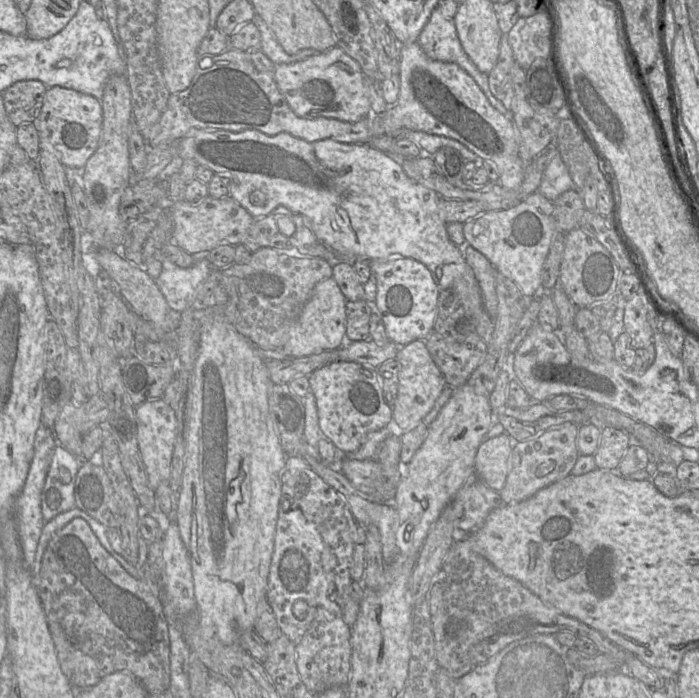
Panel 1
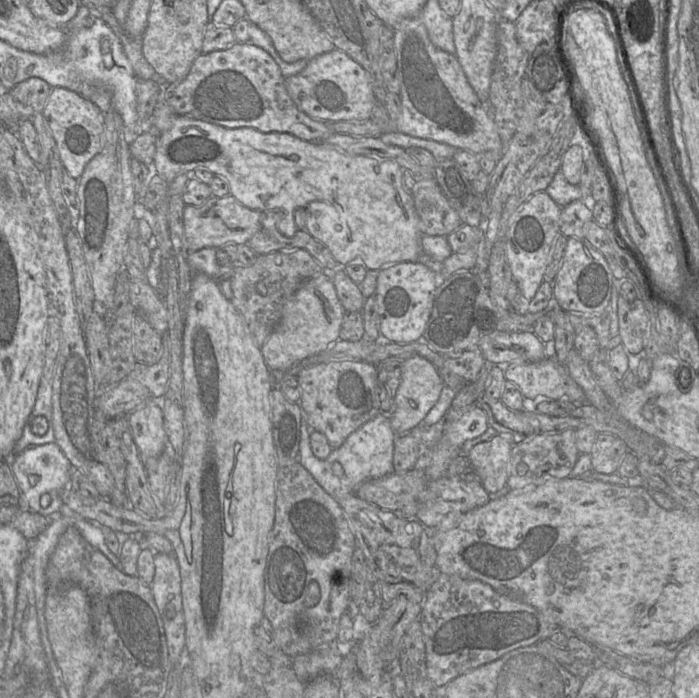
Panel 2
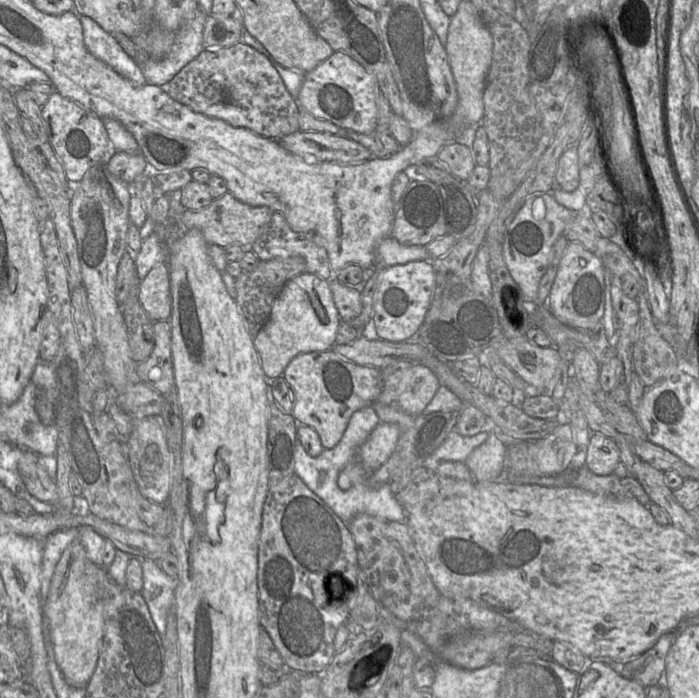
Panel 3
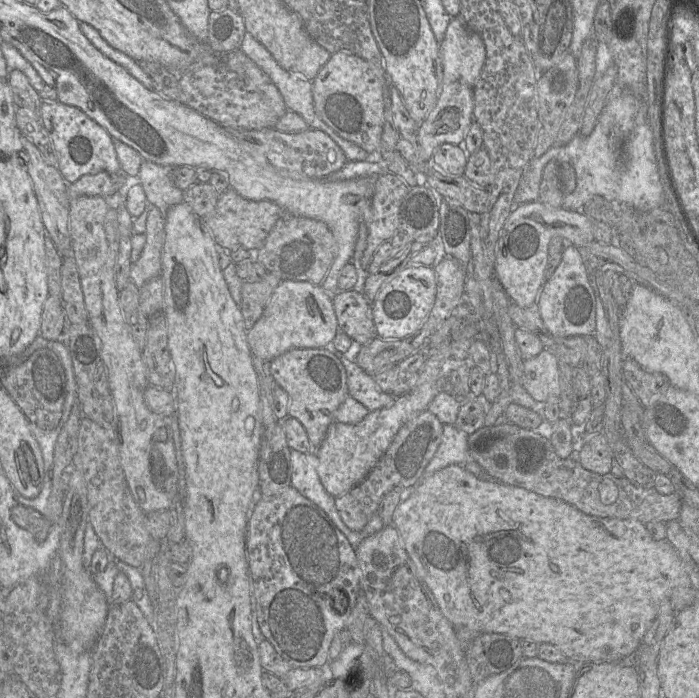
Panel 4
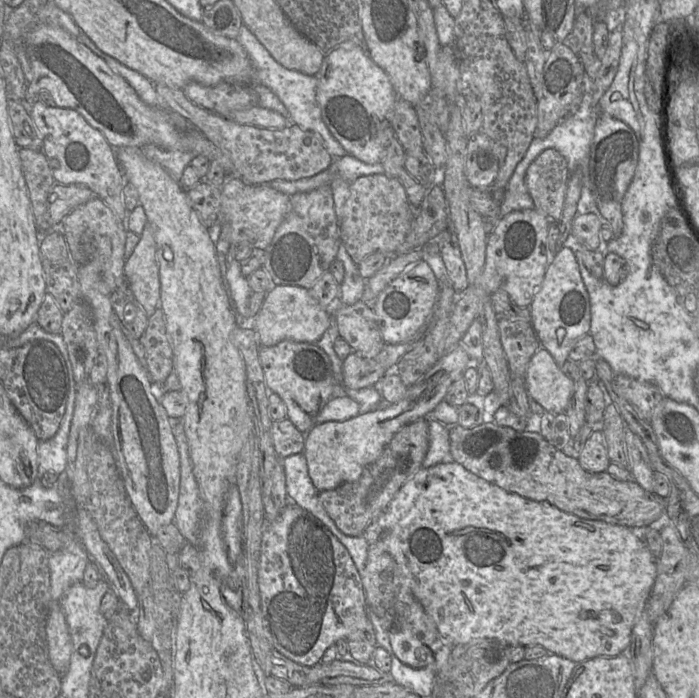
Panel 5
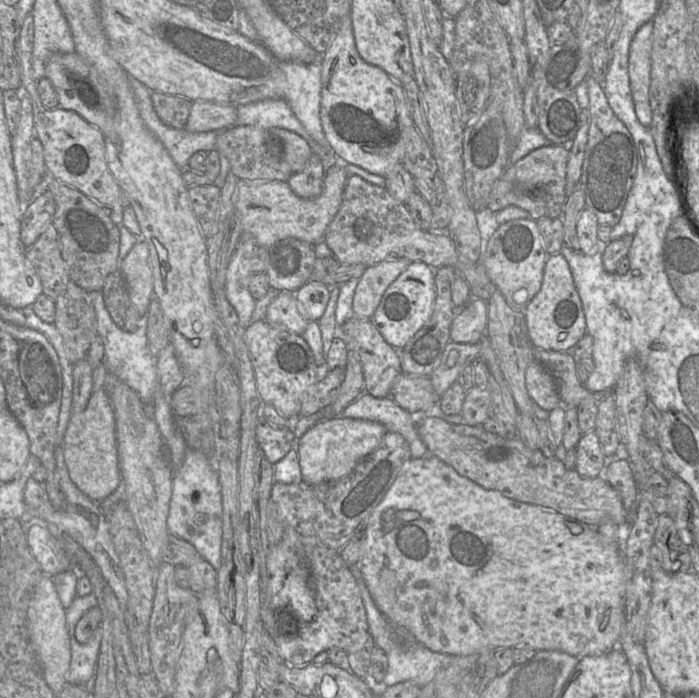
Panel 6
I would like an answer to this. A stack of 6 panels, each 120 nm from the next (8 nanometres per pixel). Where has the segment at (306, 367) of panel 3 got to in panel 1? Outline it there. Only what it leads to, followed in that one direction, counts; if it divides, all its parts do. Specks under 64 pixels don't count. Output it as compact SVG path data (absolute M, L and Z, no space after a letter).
M333 361L309 375L310 391L317 405L319 426L326 438L343 453L355 452L371 432L386 427L393 419L376 369L357 362Z

